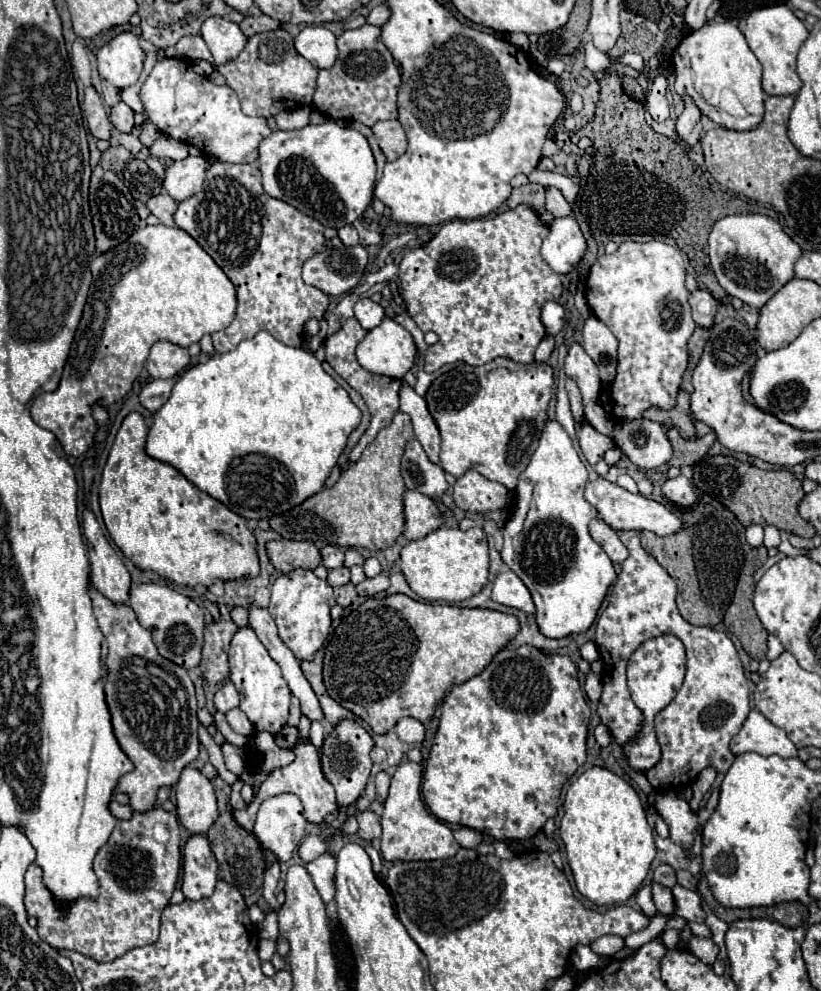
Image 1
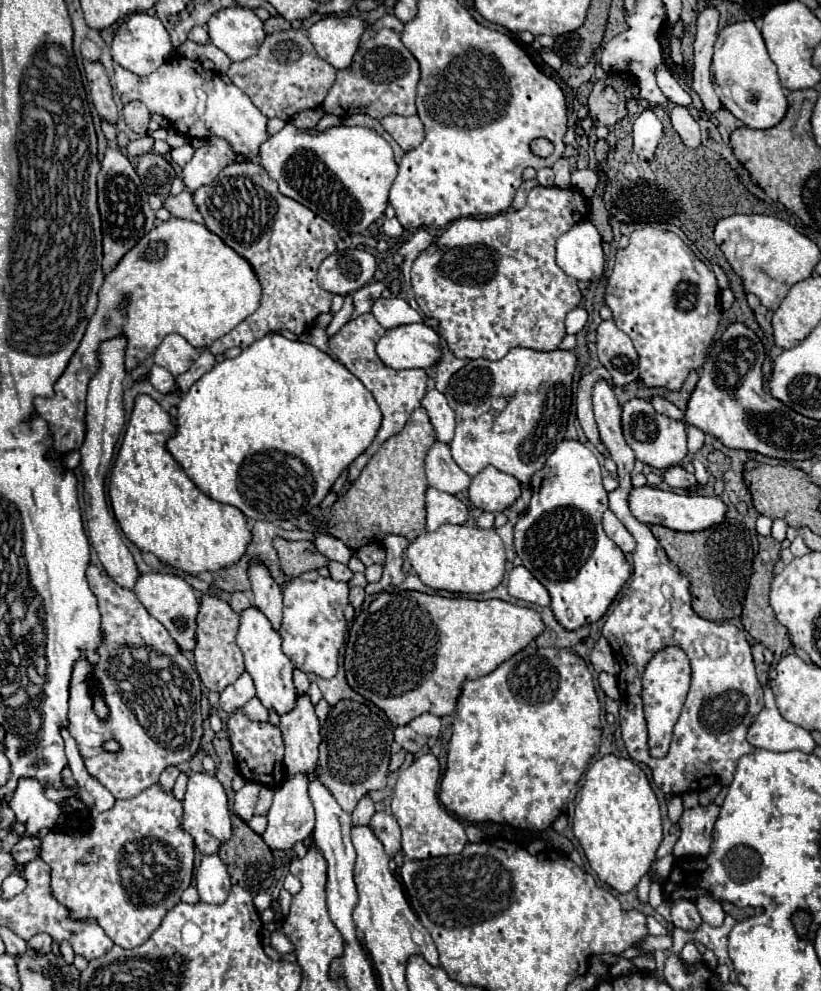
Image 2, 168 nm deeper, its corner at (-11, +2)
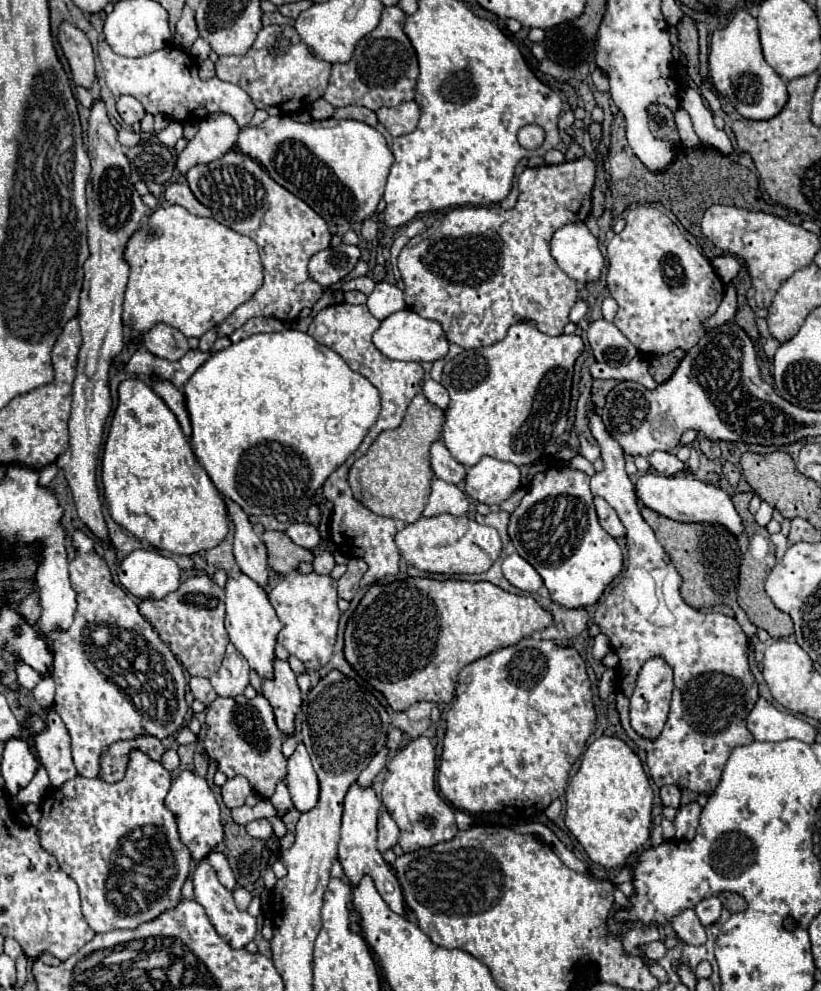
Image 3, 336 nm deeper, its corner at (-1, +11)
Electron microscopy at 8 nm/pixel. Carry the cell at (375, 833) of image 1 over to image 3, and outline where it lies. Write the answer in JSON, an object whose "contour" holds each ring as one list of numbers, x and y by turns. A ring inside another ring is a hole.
{"contour":[[382,814,378,818,378,850,384,854,386,850,390,850,396,842,398,842,400,830,396,826,396,822,390,818,390,814]]}

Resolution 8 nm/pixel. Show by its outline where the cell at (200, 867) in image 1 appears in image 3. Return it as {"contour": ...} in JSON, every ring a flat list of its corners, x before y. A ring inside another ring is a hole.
{"contour":[[208,860,198,862,192,880,194,880,196,902,204,906,206,916,208,916,208,920,212,922,212,926,216,928,216,932,230,944,230,948,234,948,234,950,244,948,244,946,254,938,254,934,256,934,256,918,250,916,248,912,242,912,242,910,236,908,234,898,232,898,232,892,226,890,226,888,218,882,216,872,214,872,214,868,208,864]]}

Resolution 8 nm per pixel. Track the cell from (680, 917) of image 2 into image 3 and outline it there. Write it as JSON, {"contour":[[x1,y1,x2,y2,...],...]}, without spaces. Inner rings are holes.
{"contour":[[684,910,676,918,672,918,672,928,678,934,678,938,686,944,700,946,706,942,706,932,704,926,700,924,698,916,694,910]]}

